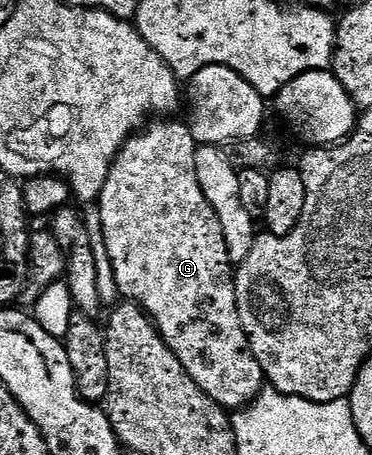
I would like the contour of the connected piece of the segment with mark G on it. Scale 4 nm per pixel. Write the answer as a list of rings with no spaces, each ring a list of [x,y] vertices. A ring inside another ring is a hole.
[[[173,120],[154,121],[152,124],[146,125],[140,132],[134,134],[125,143],[120,153],[117,154],[117,159],[109,170],[109,175],[99,199],[107,252],[110,253],[111,266],[114,269],[115,280],[118,282],[120,297],[137,303],[152,318],[153,324],[161,334],[162,340],[171,348],[171,352],[175,352],[179,364],[183,364],[183,368],[191,376],[191,380],[195,380],[195,384],[199,384],[199,388],[207,397],[225,407],[226,411],[236,412],[244,410],[246,406],[252,404],[260,396],[267,379],[259,368],[259,360],[255,360],[255,356],[251,352],[249,341],[243,332],[243,324],[239,320],[235,284],[233,283],[235,266],[234,263],[229,261],[229,253],[227,252],[225,237],[223,236],[223,228],[219,224],[219,216],[215,216],[215,212],[211,208],[203,188],[199,188],[199,176],[195,168],[195,152],[198,144],[192,138],[189,127],[184,121],[183,123],[169,121]]]

